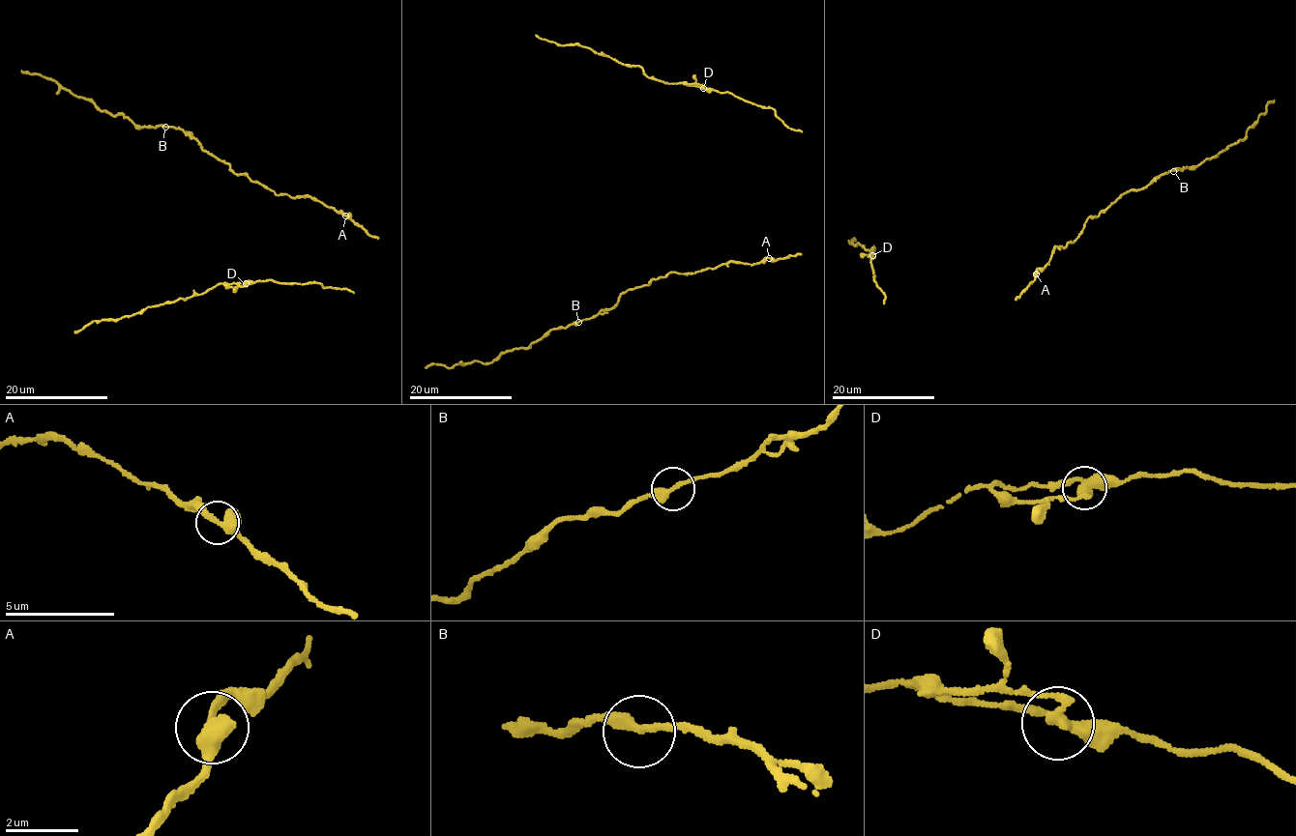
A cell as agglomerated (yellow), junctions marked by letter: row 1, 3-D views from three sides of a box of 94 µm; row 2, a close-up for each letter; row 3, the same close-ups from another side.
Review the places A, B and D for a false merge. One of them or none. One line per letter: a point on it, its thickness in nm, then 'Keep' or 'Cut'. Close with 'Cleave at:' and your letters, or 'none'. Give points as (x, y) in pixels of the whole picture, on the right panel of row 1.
A: Place: (1036, 273). Thickness 320 nm. Keep
B: Place: (1173, 171). Thickness 280 nm. Keep
D: Place: (872, 255). Thickness 320 nm. Cut
Cleave at: D

